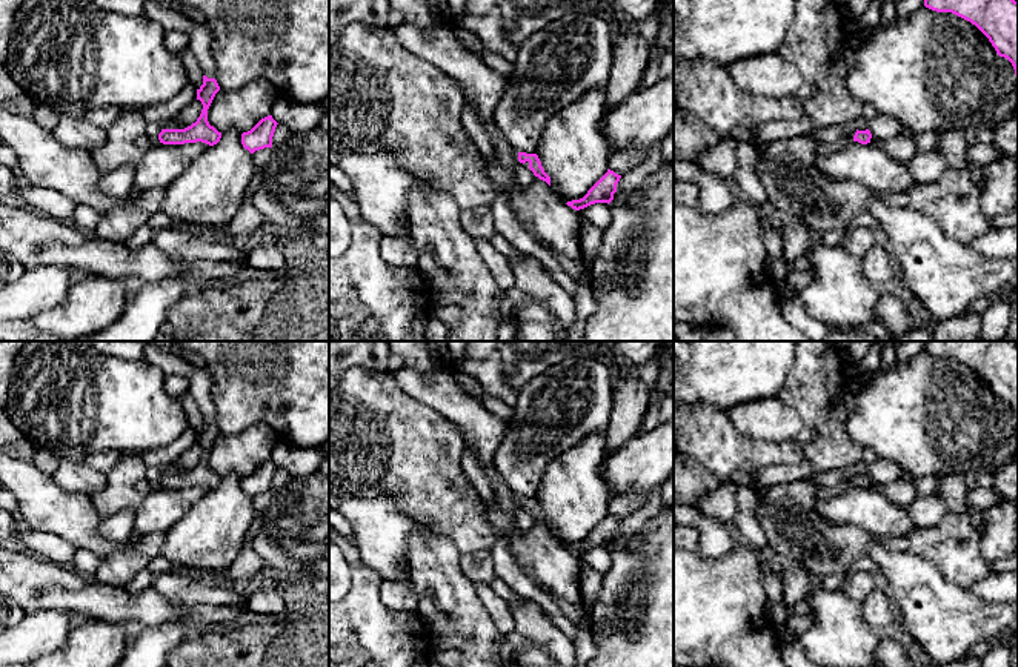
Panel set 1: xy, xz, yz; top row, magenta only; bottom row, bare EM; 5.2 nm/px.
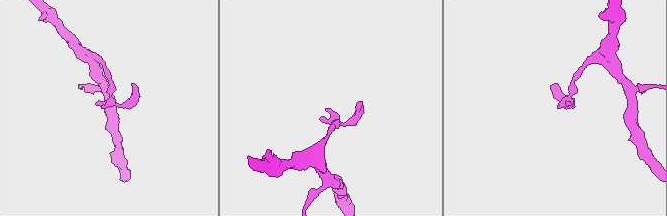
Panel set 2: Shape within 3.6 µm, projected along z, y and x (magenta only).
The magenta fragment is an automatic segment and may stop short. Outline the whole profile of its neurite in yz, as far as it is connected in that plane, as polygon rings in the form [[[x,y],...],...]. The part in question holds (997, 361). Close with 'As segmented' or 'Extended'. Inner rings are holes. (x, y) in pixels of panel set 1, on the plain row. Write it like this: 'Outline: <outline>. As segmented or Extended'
Outline: [[[926,341],[924,350],[975,369],[1018,420],[1018,346],[1012,341]]]. As segmented

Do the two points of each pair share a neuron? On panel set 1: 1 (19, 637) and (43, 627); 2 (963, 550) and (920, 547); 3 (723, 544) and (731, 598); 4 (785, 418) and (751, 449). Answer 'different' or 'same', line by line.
1: same
2: same
3: different
4: different

